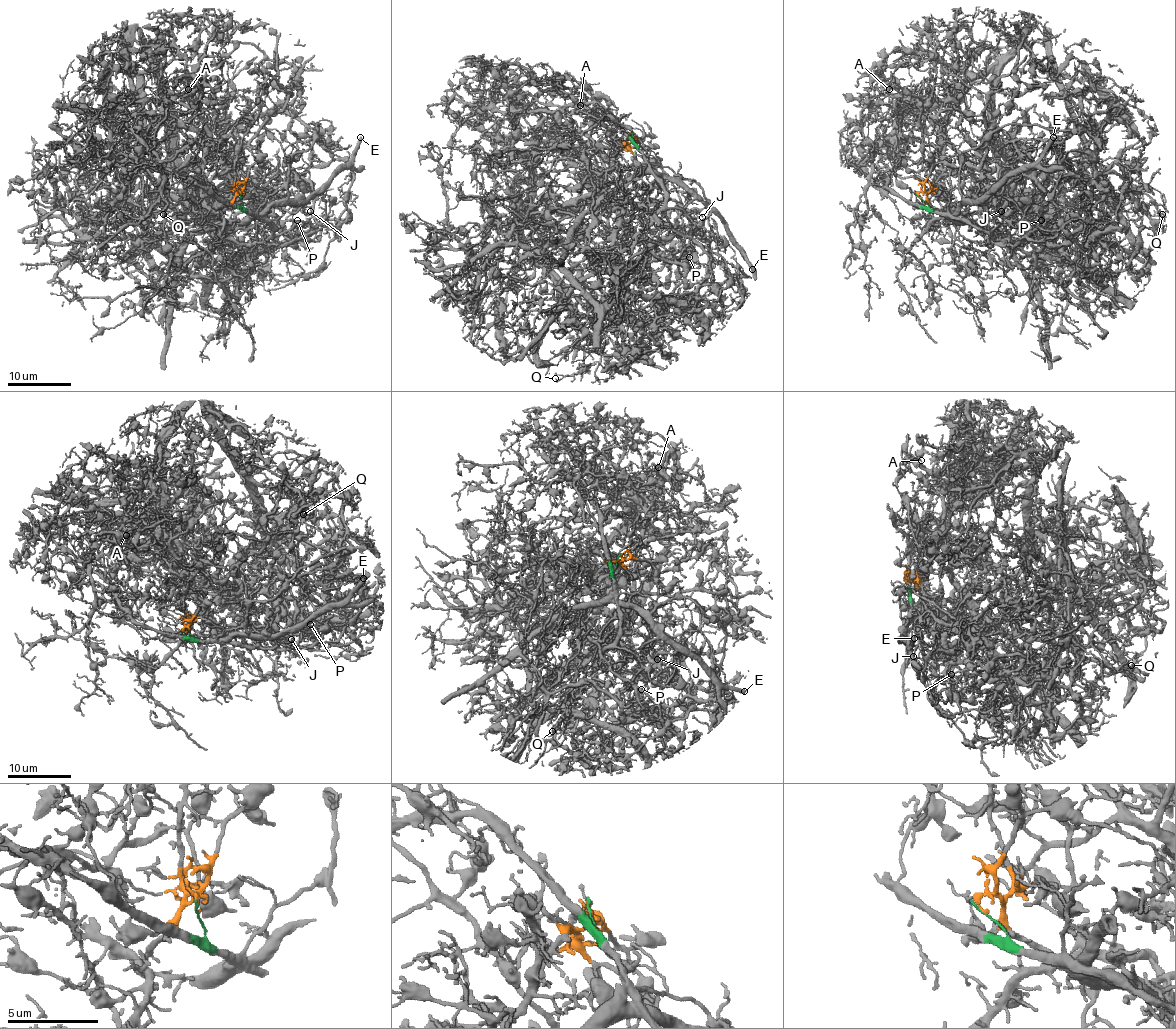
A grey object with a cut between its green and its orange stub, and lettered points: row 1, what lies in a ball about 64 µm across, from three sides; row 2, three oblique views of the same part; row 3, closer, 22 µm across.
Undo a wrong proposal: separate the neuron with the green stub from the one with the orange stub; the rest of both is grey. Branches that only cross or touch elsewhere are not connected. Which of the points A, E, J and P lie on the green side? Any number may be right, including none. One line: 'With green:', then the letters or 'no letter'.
With green: E, J, P

